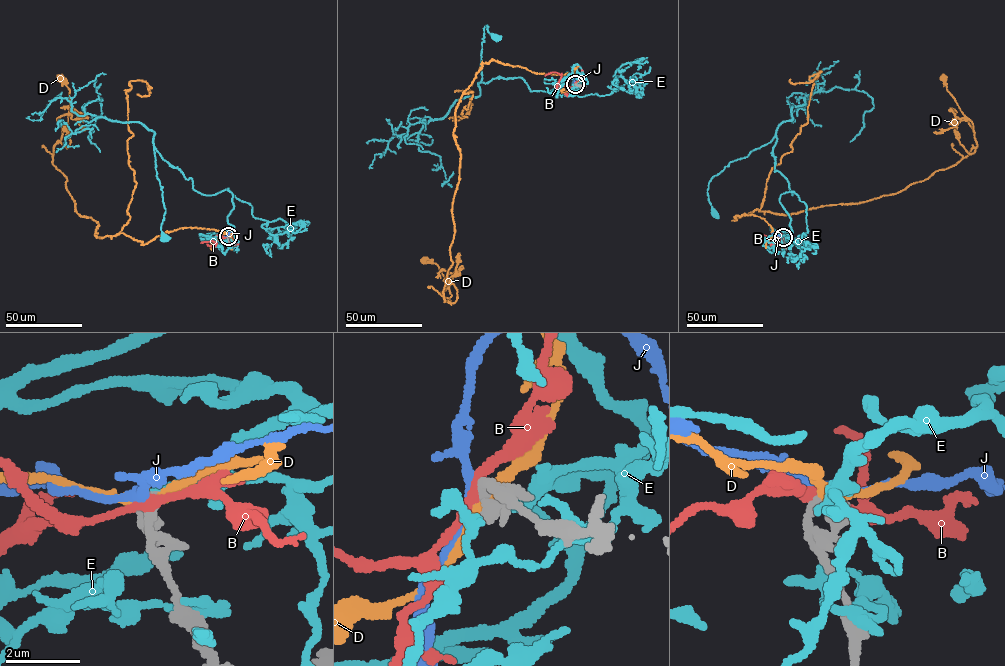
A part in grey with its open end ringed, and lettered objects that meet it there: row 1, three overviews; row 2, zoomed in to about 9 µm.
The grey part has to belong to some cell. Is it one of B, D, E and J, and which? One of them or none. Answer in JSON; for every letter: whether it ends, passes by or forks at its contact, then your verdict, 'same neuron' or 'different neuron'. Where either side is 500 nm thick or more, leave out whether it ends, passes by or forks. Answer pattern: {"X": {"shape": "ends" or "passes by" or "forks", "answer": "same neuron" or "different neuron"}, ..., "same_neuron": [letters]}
{"B": {"shape": "passes by", "answer": "different neuron"}, "D": {"answer": "different neuron"}, "E": {"shape": "ends", "answer": "same neuron"}, "J": {"shape": "passes by", "answer": "different neuron"}, "same_neuron": ["E"]}

